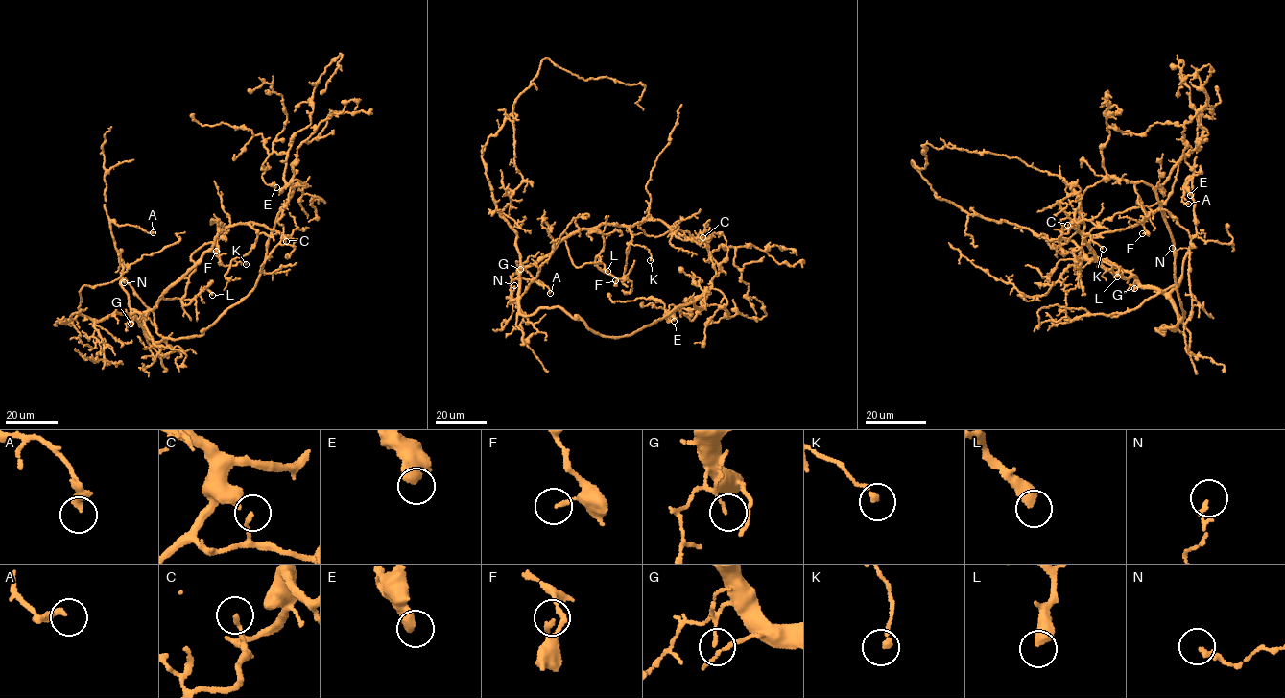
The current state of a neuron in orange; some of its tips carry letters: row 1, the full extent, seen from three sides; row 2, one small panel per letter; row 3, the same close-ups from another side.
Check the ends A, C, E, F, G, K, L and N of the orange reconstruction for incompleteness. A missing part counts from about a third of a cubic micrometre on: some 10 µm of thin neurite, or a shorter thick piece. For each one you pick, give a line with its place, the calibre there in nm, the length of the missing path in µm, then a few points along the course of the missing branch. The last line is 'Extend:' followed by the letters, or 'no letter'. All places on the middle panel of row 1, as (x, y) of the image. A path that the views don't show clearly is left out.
Extend: no letter

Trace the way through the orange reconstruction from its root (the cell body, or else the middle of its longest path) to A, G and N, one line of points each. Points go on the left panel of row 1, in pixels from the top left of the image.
A: (154, 342), (130, 311), (129, 295), (121, 284), (123, 267), (110, 222), (153, 232)
G: (154, 342), (135, 318), (131, 322), (129, 320), (130, 324)
N: (154, 342), (130, 311), (129, 295), (121, 284), (125, 278), (124, 282)

